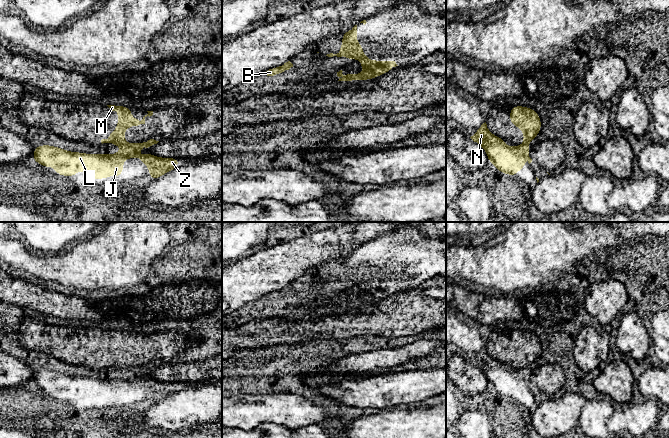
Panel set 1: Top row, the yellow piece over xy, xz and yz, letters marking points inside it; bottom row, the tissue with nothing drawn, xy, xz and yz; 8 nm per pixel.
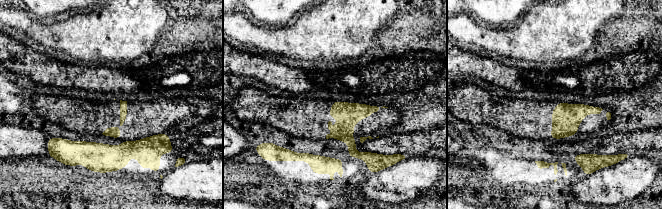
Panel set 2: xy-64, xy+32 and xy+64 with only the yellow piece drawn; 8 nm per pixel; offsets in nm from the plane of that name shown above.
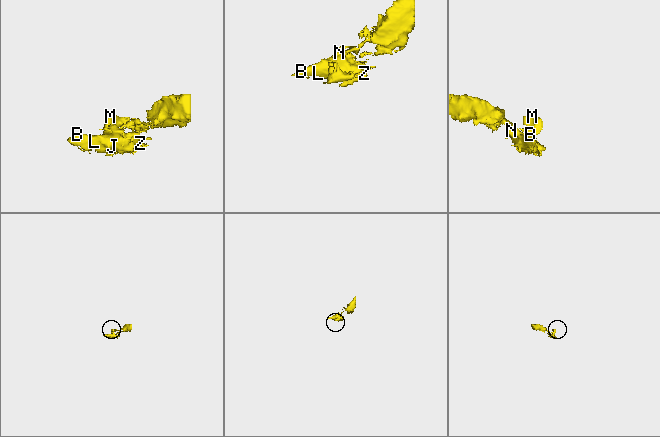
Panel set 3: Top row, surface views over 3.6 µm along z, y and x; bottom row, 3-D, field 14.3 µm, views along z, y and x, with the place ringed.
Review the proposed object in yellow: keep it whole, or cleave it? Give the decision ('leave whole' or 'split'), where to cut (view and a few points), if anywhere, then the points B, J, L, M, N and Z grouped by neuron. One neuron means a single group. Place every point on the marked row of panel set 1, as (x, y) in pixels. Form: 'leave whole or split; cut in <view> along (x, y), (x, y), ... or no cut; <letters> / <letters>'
split; cut in xy along (124, 142), (120, 145); B J L N Z / M

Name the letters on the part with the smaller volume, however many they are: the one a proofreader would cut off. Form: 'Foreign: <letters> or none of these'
Foreign: M

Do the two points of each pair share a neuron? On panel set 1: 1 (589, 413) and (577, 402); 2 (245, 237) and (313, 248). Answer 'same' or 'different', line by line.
1: different
2: different

